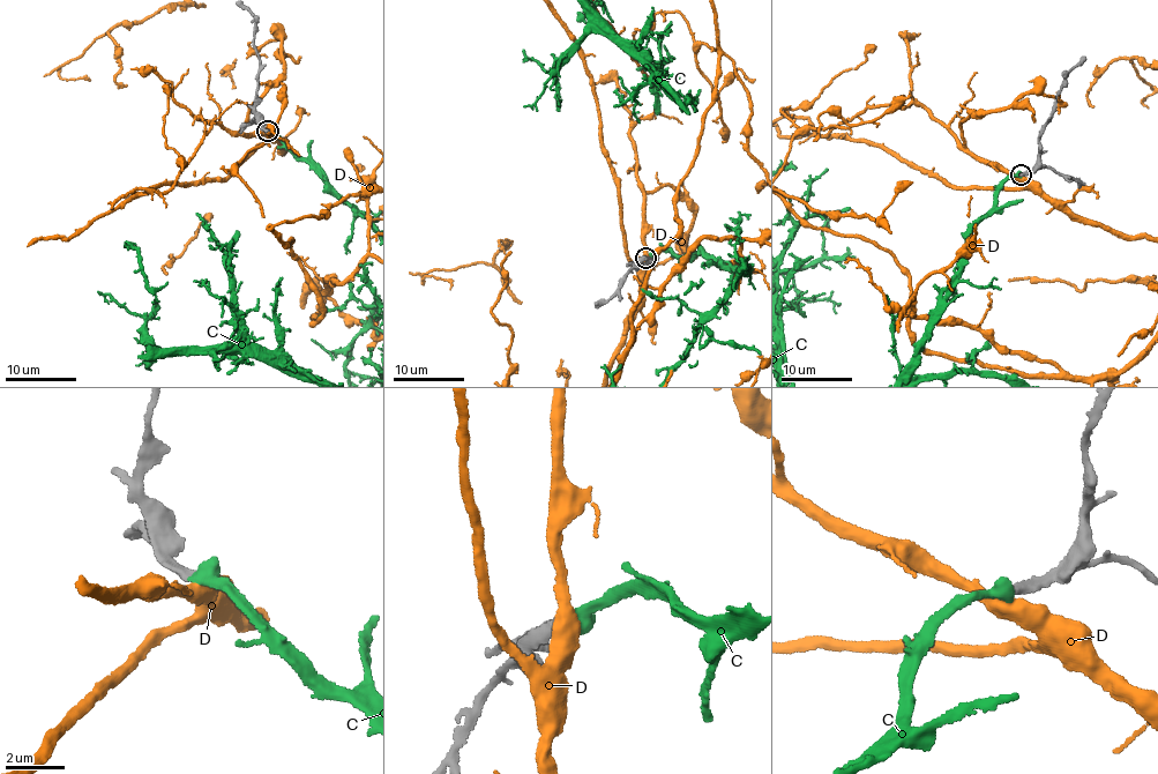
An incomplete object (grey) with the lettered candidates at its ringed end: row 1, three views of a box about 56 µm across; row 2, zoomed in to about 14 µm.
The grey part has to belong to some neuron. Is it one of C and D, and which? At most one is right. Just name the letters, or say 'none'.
C

